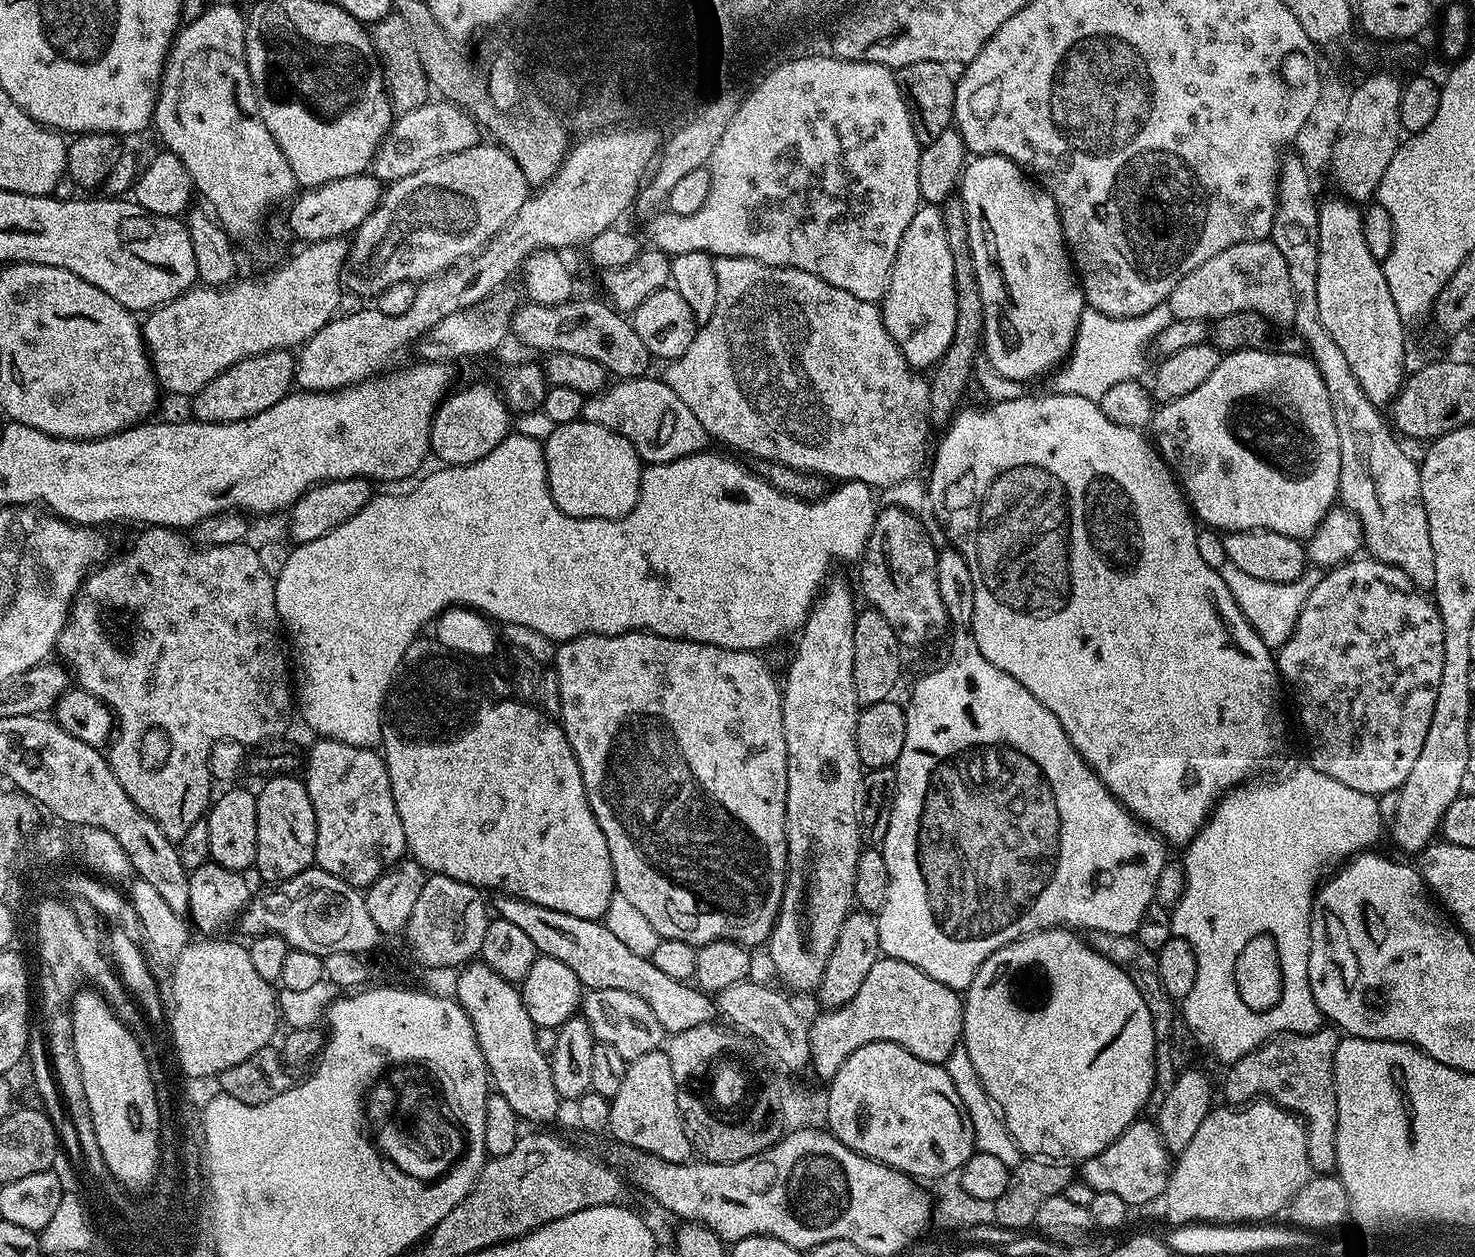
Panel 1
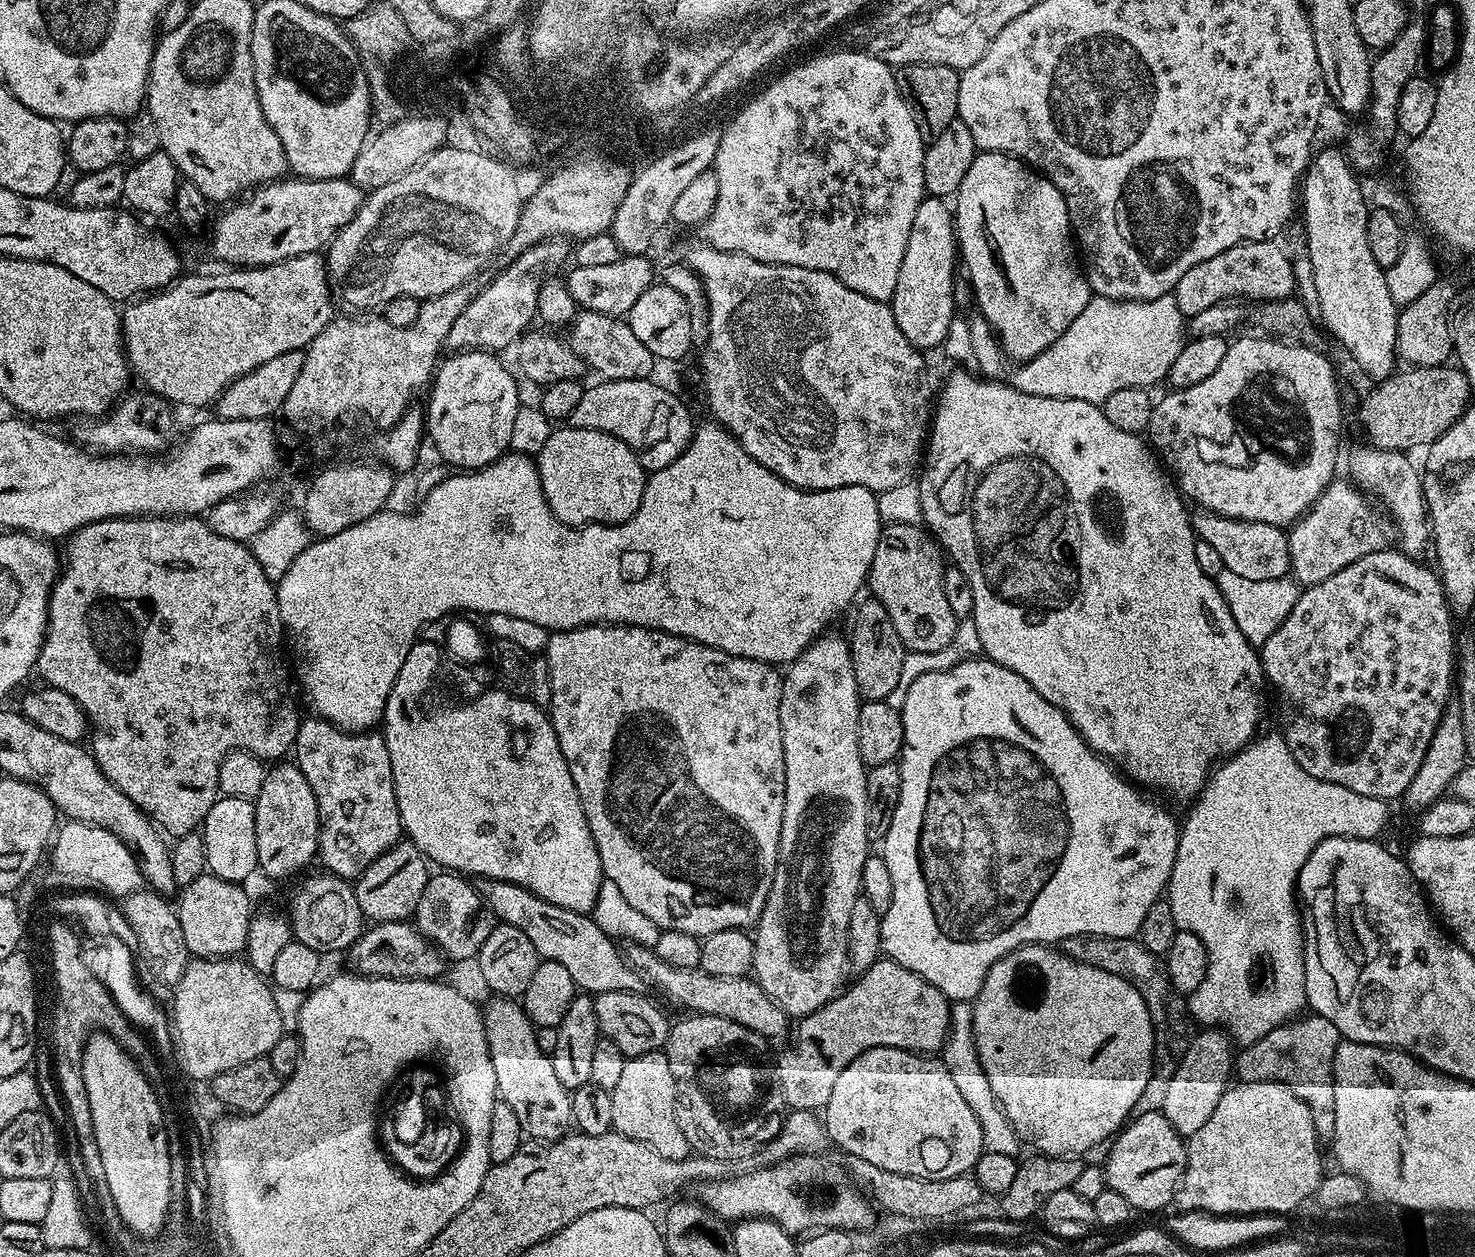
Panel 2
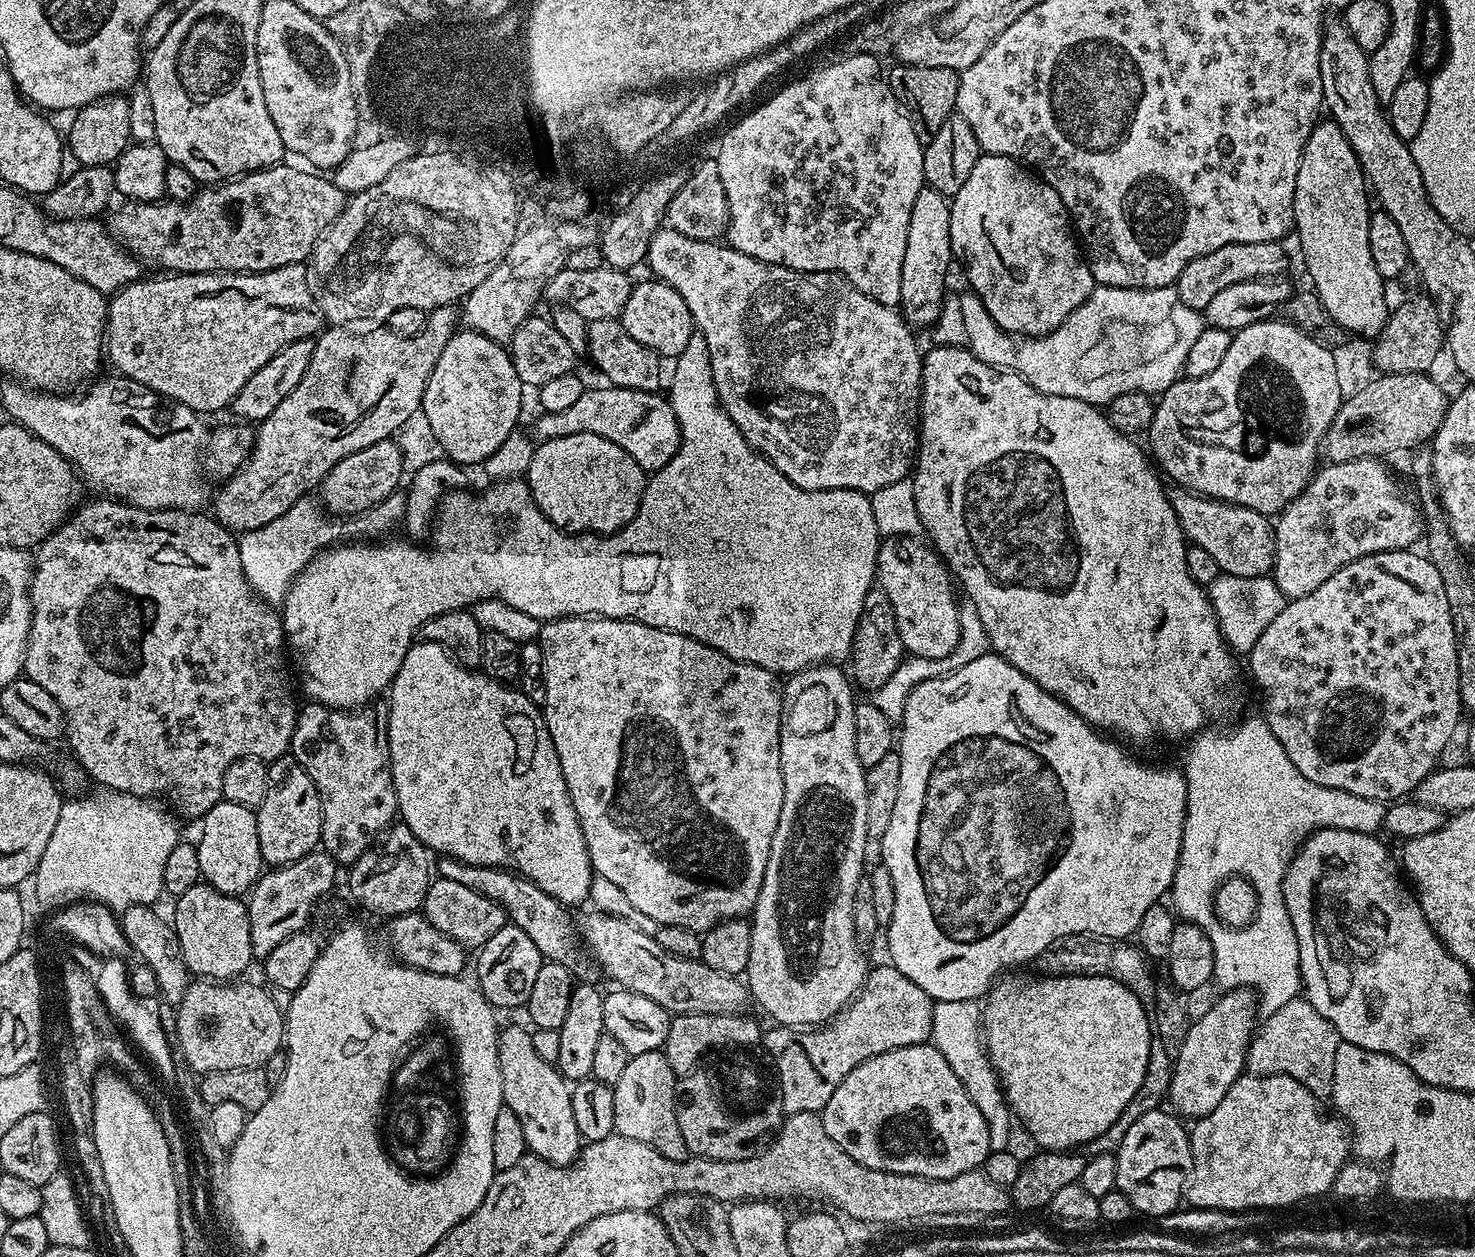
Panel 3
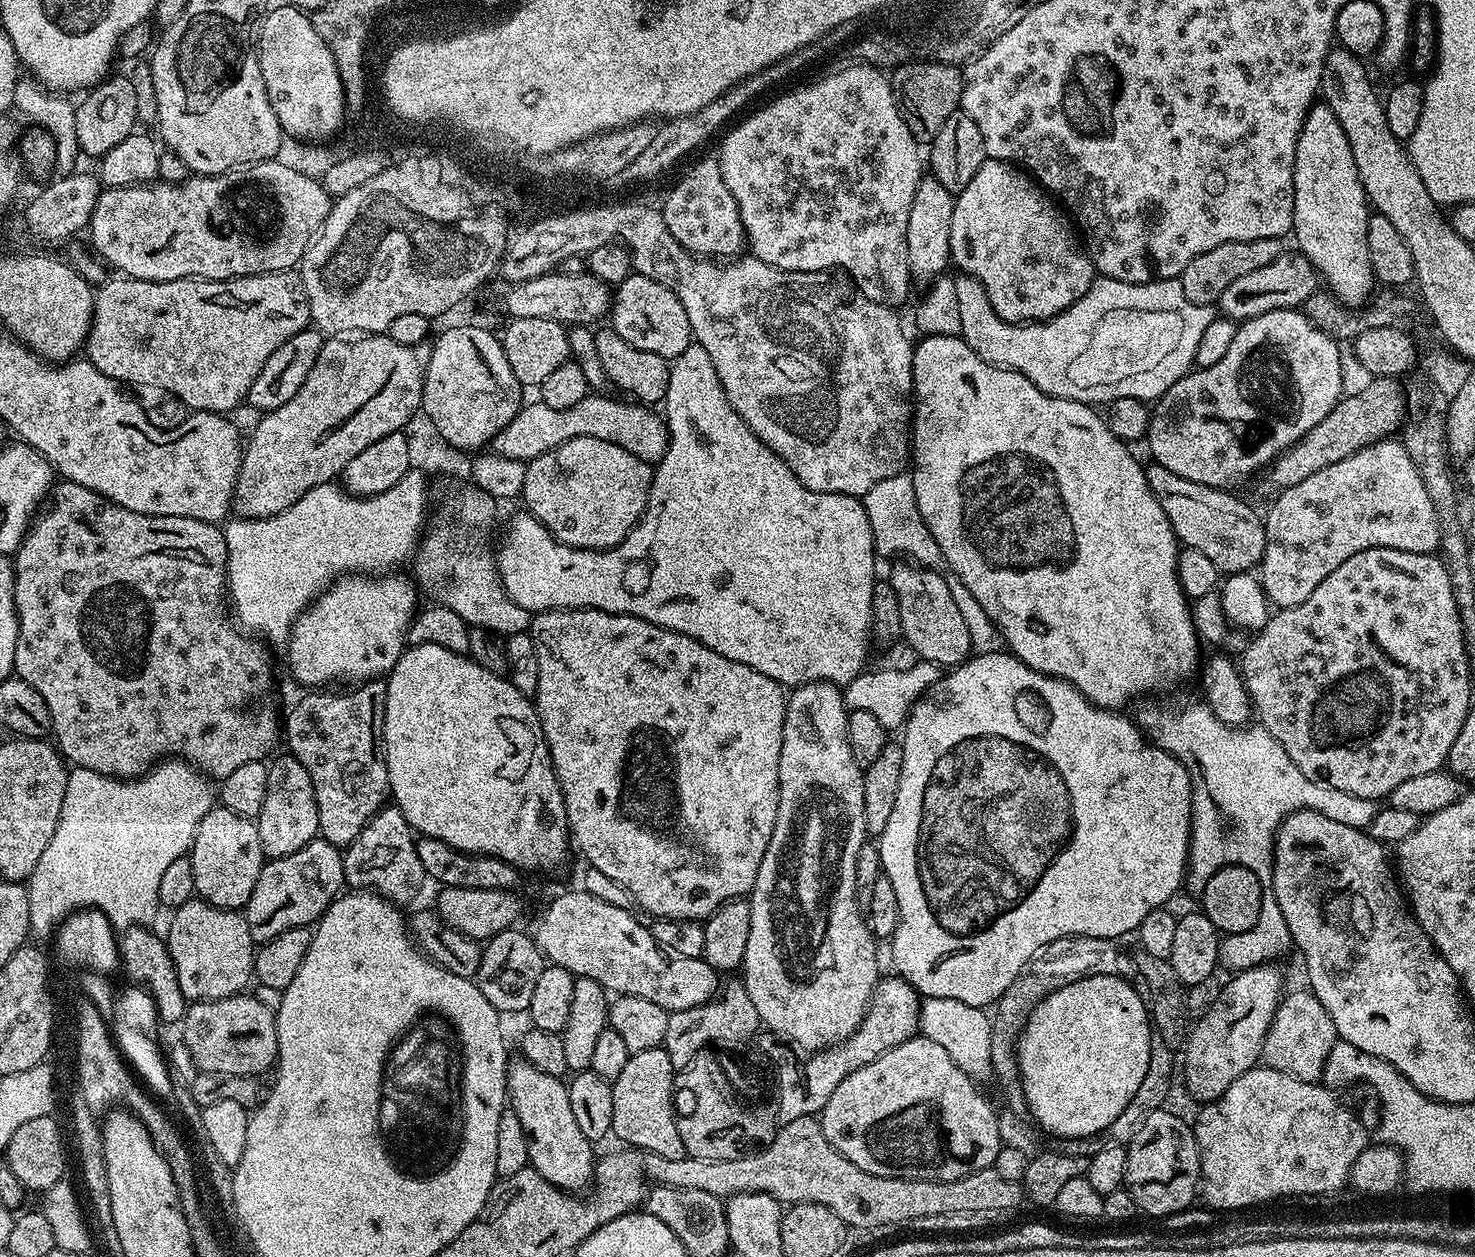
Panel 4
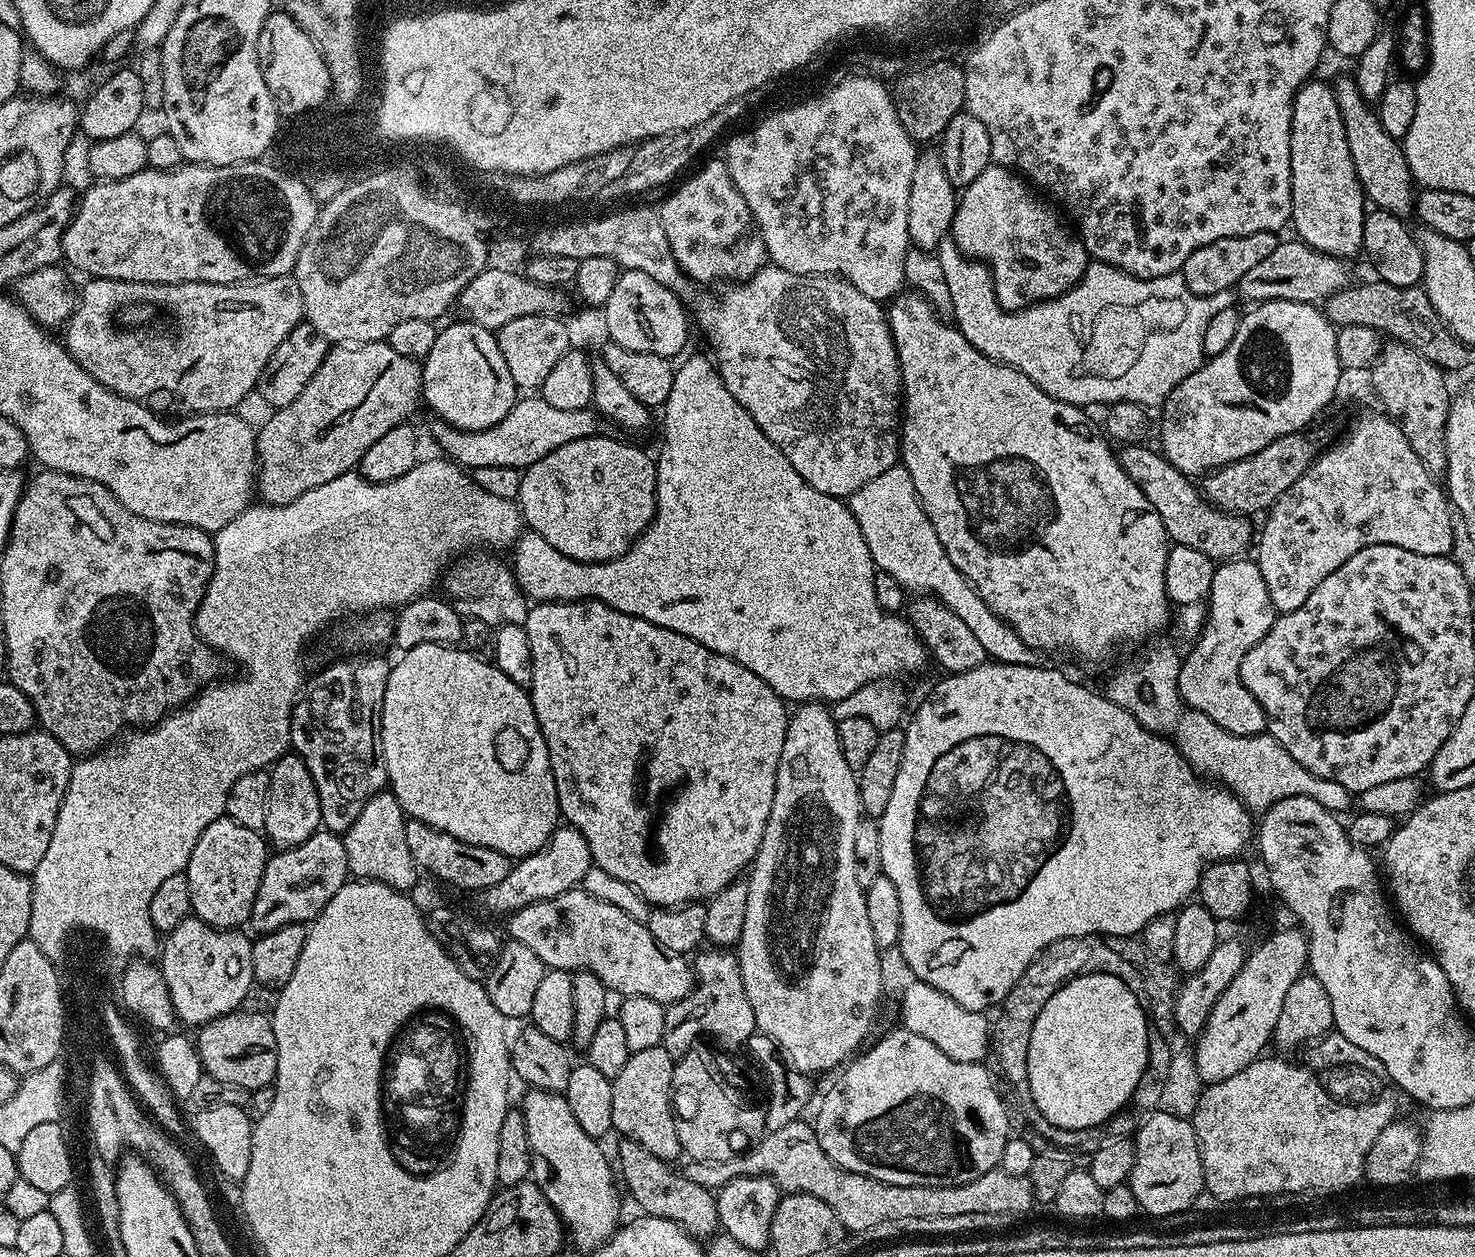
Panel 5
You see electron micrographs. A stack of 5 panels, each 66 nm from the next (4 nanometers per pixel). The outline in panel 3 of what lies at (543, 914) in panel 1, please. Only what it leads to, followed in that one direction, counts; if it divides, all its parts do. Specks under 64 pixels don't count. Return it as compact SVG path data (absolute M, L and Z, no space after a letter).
M440 856L437 861L437 864L435 861L434 868L439 879L459 882L461 886L467 886L469 890L474 890L474 894L482 894L486 898L490 898L490 902L502 906L505 917L511 923L516 924L518 930L522 930L528 935L530 942L534 942L534 946L538 946L545 961L566 966L577 981L592 982L597 979L595 977L596 972L598 976L597 965L586 955L581 937L578 935L577 925L574 920L572 924L572 918L568 914L569 909L565 905L559 904L550 894L546 894L546 890L534 886L534 882L530 882L520 873L510 872L506 868L467 864L461 860L455 860L452 856Z

